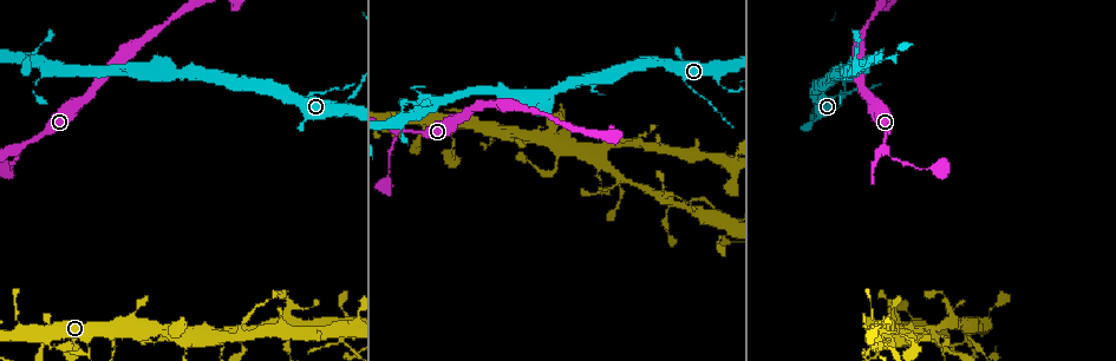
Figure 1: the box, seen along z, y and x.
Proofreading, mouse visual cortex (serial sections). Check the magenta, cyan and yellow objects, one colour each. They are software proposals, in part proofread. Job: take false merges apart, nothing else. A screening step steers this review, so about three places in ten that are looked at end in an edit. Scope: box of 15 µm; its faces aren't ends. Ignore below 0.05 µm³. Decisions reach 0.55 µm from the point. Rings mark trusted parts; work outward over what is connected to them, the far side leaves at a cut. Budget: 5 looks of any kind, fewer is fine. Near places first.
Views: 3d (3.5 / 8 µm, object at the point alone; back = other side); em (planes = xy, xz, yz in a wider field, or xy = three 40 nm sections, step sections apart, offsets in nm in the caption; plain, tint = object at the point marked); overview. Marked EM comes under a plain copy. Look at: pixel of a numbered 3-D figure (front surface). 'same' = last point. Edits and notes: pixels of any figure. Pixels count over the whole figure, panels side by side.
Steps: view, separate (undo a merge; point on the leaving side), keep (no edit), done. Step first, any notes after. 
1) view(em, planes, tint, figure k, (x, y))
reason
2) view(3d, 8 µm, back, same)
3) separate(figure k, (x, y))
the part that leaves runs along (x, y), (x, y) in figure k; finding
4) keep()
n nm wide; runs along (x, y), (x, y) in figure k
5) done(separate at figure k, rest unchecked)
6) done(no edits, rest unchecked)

view(3d, 3.5 µm, figure 1, (558, 152))
small branch off a trunk

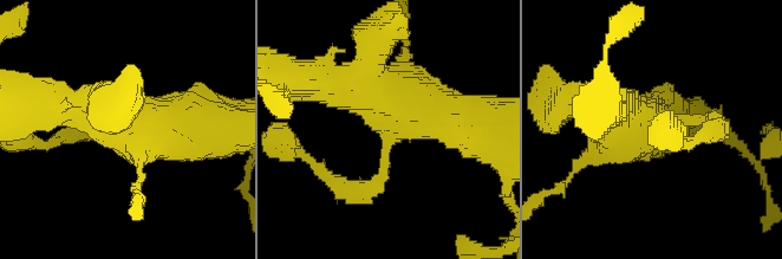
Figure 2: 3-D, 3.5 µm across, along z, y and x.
view(em, planes, tint, figure 2, (649, 123))

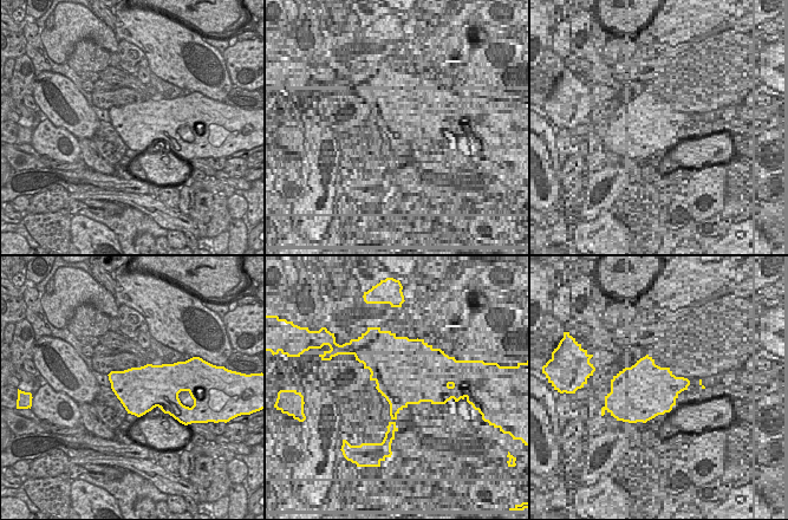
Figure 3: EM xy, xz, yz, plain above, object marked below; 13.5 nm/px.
view(em, xy, step 2, tint, same)

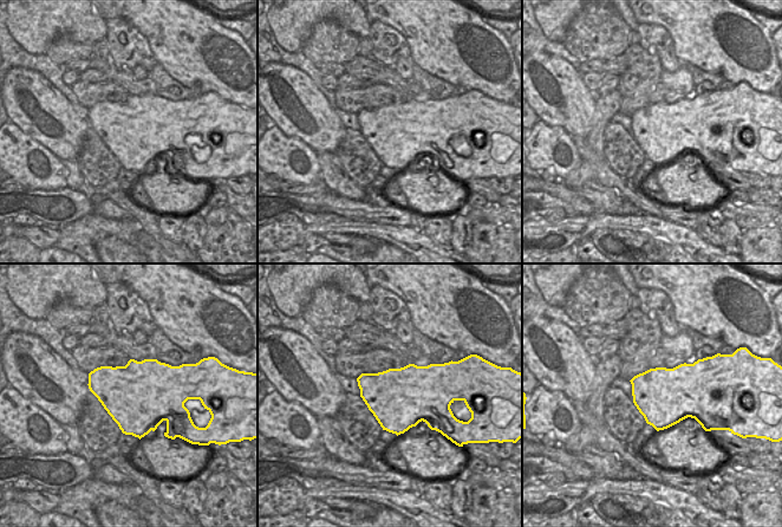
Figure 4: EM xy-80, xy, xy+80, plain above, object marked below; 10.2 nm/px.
keep()
continuous, no second cell

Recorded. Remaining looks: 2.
view(3d, 3.5 µm, figure 1, (724, 86))
thin neck

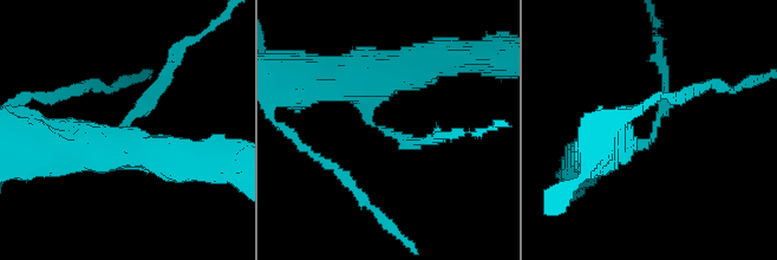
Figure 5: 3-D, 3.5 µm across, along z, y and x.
view(em, xy, step 3, tint, figure 5, (380, 129))

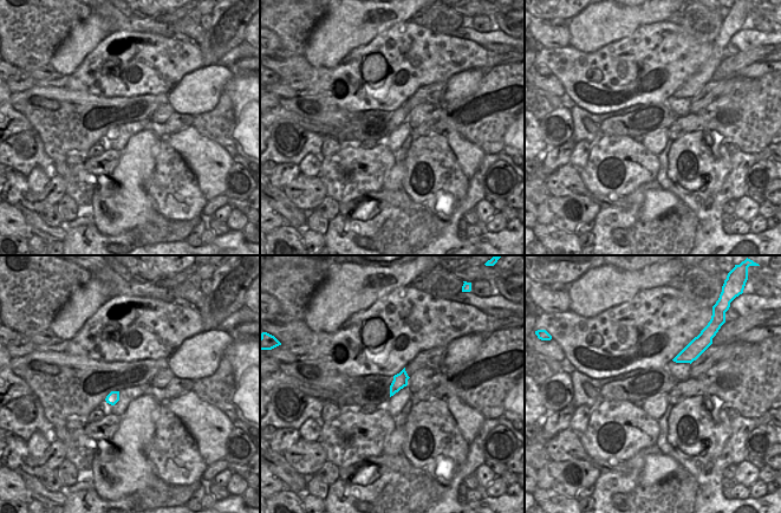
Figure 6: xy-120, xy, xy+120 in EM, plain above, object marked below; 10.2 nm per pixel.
separate(figure 5, (142, 110))
the part that leaves runs along (121, 125), (156, 92), (185, 45) in figure 5; a second cell is stuck on

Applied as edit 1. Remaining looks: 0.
done(separate at figure 5, rest unchecked)

